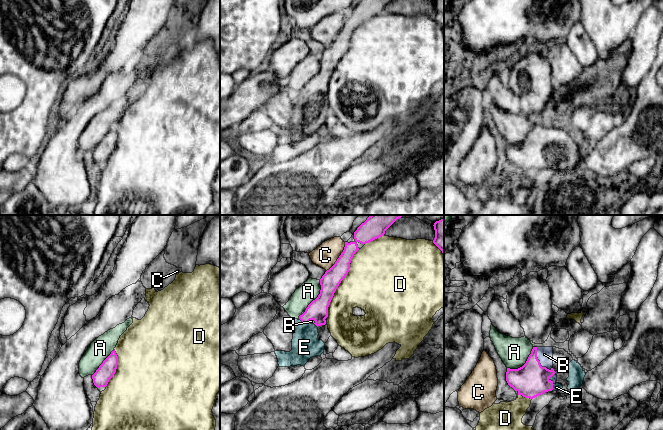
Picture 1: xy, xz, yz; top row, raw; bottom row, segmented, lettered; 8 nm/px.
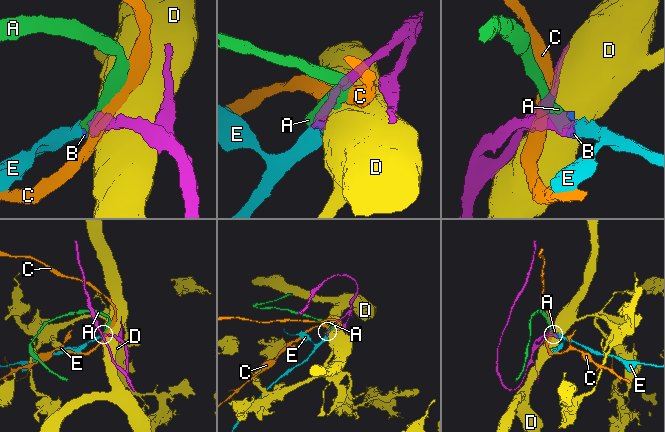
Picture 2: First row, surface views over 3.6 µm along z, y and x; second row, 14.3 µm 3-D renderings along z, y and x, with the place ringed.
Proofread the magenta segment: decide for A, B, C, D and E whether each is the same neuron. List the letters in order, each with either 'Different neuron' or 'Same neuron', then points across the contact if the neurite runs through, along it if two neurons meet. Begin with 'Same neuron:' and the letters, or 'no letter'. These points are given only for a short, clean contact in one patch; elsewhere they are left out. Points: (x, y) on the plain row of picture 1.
Same neuron: B, E
A: Different neuron
B: Same neuron
C: Different neuron. Boundary: xz (345, 18), (343, 27), (326, 47)
D: Different neuron
E: Same neuron

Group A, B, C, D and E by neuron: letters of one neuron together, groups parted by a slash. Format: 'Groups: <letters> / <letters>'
Groups: A / B E / C / D

